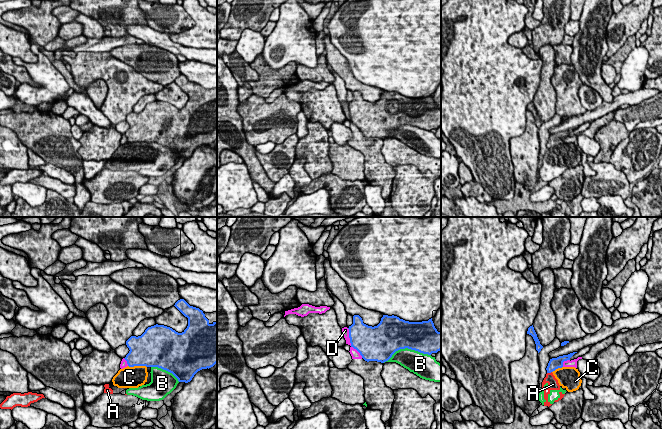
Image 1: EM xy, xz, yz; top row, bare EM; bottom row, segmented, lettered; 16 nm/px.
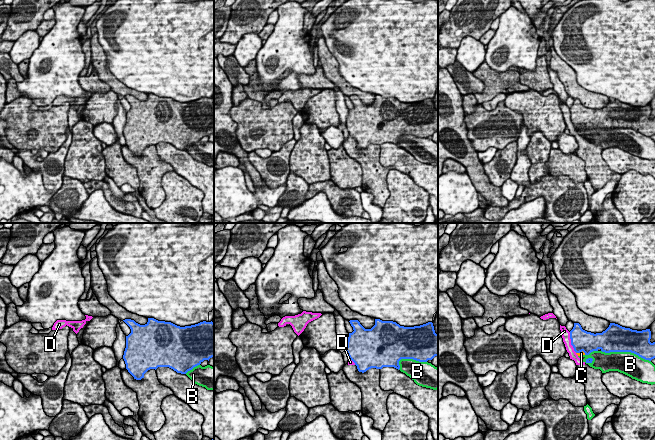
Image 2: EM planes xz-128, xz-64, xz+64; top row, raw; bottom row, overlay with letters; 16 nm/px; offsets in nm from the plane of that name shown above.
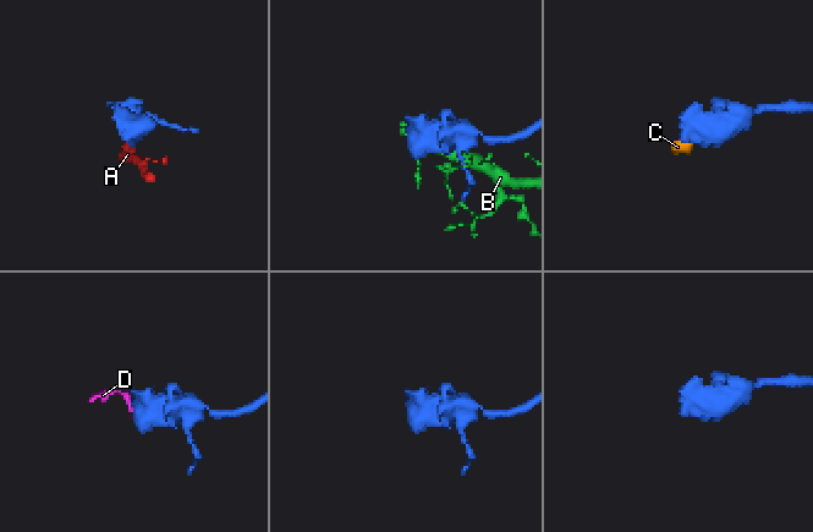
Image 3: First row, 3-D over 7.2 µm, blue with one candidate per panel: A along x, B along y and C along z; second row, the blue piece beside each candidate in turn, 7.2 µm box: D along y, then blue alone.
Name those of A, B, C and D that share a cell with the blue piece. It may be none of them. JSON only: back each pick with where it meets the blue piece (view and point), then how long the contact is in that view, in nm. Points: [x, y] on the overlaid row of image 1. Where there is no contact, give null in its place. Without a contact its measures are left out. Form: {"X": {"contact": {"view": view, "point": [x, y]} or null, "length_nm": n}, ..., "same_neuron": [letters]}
{"same_neuron": []}

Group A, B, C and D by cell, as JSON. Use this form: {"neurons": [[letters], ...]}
{"neurons": [["A", "B", "C"], ["D"]]}

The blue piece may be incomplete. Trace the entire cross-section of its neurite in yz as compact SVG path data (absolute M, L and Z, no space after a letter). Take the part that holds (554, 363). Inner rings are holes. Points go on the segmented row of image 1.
M573 352L570 353L568 355L563 355L563 356L559 356L557 358L552 358L550 359L548 366L546 368L547 373L551 373L553 371L555 371L558 368L562 368L563 367L563 362L570 360L570 358L577 352Z

